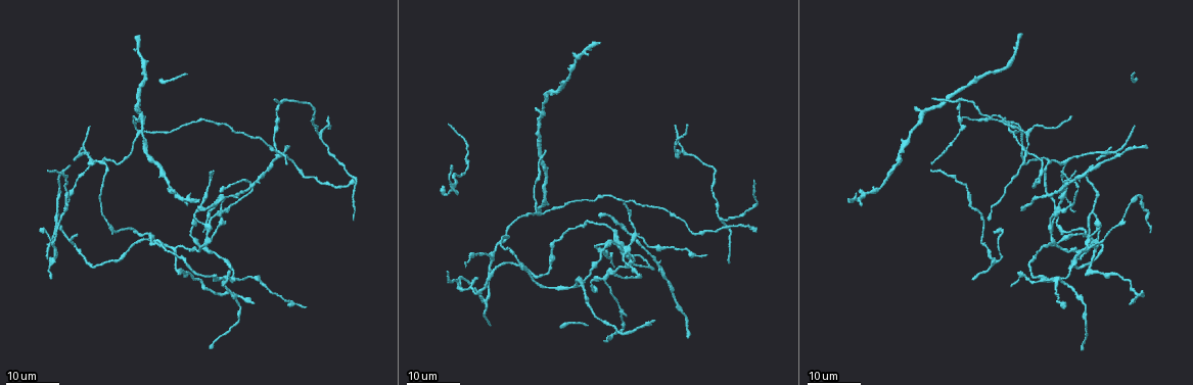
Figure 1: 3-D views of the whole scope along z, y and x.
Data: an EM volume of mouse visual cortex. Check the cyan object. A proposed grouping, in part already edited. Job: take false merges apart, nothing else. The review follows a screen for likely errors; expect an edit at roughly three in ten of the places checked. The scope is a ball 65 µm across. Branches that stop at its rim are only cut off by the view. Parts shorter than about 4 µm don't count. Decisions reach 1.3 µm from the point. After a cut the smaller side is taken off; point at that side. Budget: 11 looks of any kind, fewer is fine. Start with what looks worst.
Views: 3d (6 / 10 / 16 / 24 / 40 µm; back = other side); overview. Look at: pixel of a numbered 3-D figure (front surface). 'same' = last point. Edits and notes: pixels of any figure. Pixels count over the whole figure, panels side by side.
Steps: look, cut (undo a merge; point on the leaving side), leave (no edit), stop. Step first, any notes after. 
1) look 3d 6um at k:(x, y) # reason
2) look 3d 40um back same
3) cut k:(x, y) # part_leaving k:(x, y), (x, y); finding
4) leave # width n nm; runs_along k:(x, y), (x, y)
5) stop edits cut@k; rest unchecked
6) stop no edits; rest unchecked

look 3d 16um at 1:(1108, 153) # four arms meet

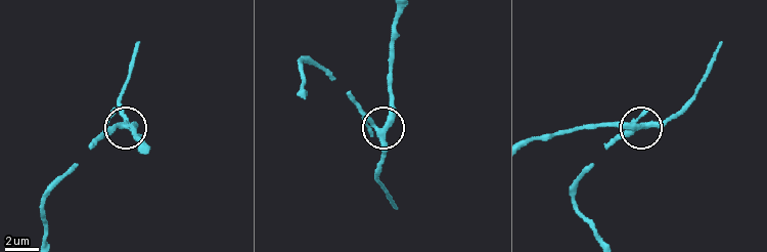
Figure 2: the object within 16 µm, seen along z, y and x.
look 3d 6um at 2:(645, 125)

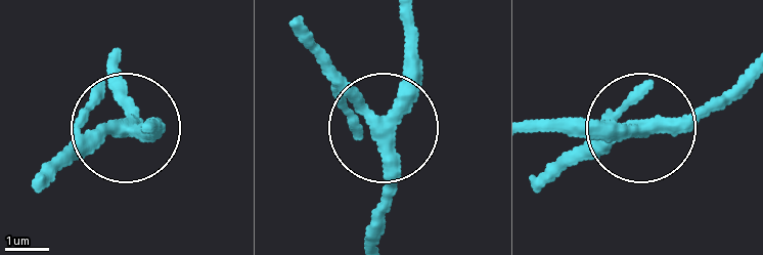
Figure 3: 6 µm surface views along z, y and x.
look 3d 6um back at 3:(380, 129) # from behind

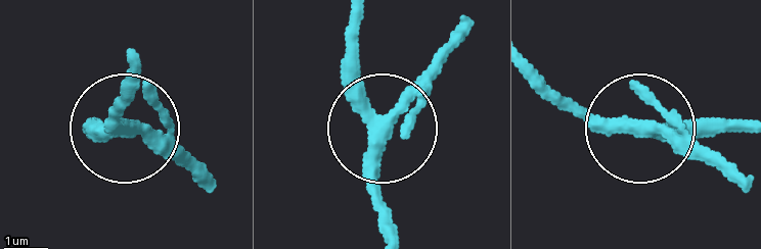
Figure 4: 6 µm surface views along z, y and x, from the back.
leave # arms 4; runs_along 4:(749, 129), (594, 129), (543, 95); continuous, no second neuron

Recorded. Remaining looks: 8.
look 3d 24um at 1:(207, 224) # three-way junction

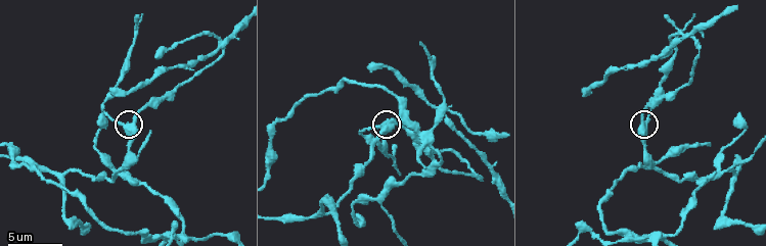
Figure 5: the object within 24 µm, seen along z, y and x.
look 3d 10um at 5:(124, 126)

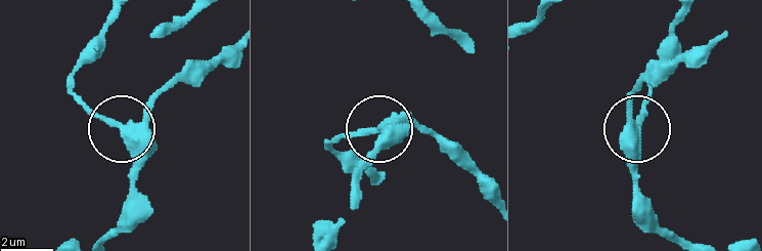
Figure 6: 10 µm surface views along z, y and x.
leave # width 350 nm; all the same neuron

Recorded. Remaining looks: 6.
look 3d 16um at 1:(683, 150) # a fork

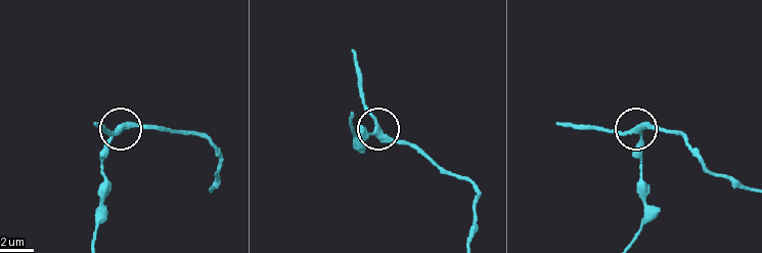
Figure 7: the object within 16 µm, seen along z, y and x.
look 3d 10um at 7:(374, 130)

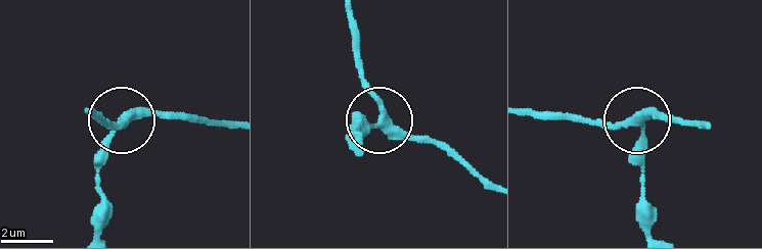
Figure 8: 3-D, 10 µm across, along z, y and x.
look 3d 6um at 8:(381, 119)

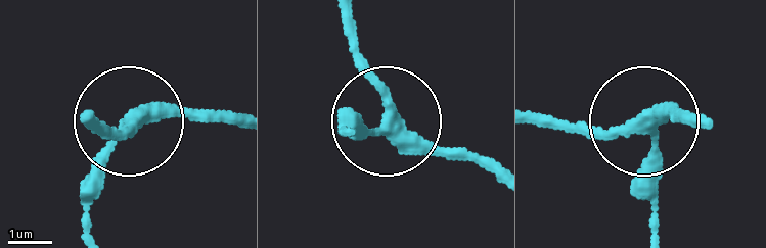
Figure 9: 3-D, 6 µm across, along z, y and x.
leave # runs_along 9:(703, 124), (663, 112), (545, 124); continuous, no second neuron

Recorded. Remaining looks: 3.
look 3d 6um at 5:(691, 33) # branch point

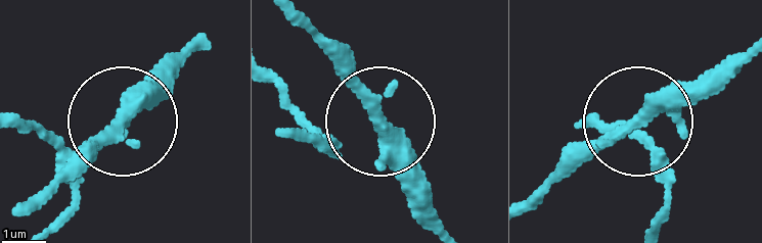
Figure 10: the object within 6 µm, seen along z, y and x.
leave # runs_along 10:(652, 228), (670, 173), (630, 122), (542, 202); one neuron here

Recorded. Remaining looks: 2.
look 3d 6um at 5:(396, 159) # three arms meet

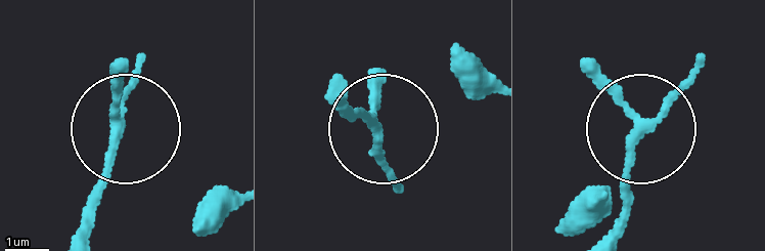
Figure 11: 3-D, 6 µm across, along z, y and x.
leave # runs_along 11:(613, 239), (623, 162), (641, 132); one neuron here

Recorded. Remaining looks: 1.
stop no edits; rest unchecked

